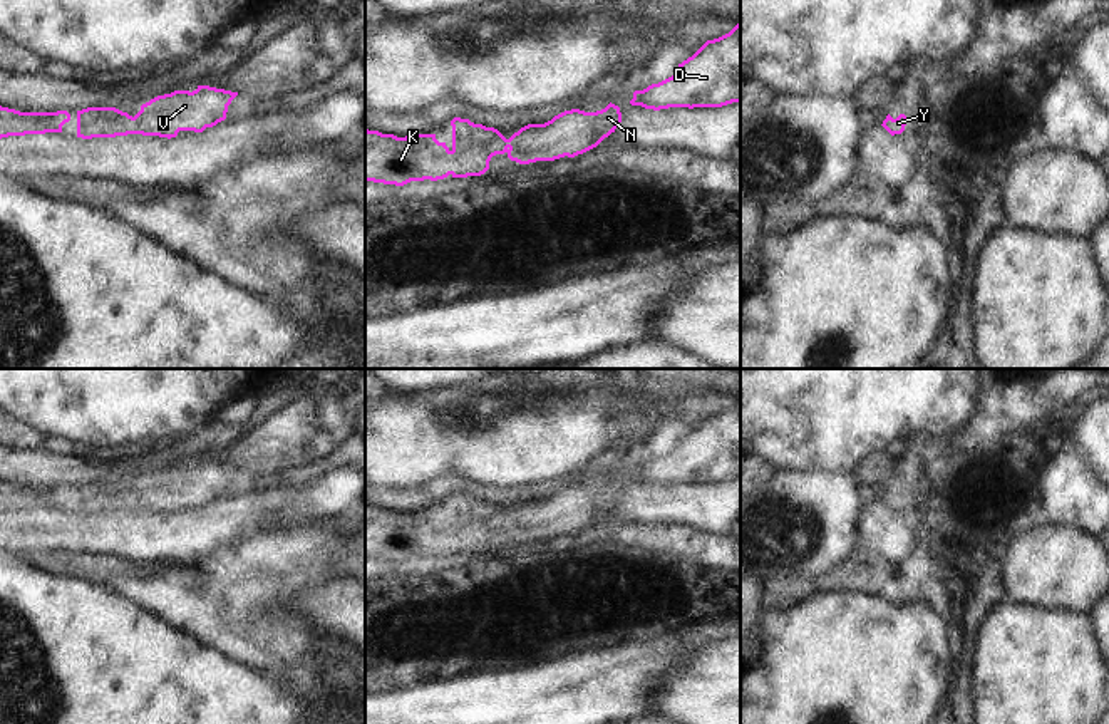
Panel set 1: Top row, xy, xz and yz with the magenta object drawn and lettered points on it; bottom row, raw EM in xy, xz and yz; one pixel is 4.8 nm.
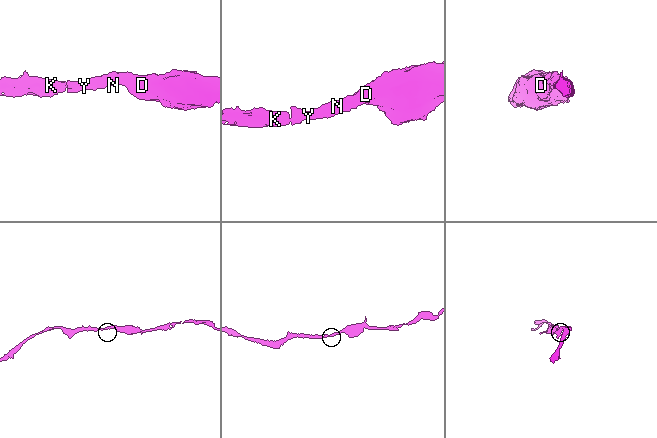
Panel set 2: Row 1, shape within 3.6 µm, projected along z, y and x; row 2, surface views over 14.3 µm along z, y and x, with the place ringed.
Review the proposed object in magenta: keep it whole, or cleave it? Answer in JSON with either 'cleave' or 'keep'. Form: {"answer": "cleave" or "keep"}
{"answer": "keep"}

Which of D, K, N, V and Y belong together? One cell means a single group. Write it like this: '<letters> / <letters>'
D K N V Y

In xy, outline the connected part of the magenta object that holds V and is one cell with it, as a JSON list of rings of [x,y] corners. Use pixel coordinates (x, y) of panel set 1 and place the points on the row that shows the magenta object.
[[[198,85],[196,90],[174,90],[171,94],[157,96],[141,106],[141,111],[132,117],[116,107],[87,107],[77,111],[77,137],[116,137],[127,134],[176,137],[179,131],[203,132],[226,119],[228,106],[238,92],[216,89],[209,85]]]

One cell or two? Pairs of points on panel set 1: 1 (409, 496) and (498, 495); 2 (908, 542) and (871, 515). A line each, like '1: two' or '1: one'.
1: one
2: one

